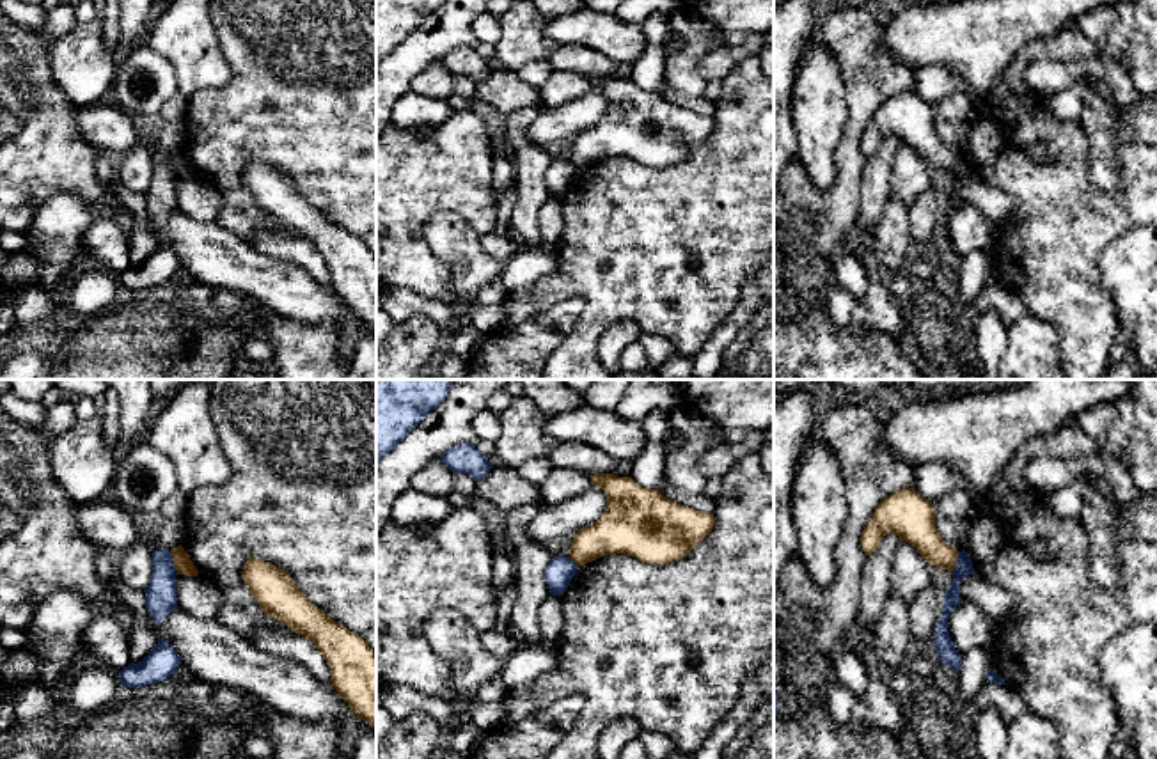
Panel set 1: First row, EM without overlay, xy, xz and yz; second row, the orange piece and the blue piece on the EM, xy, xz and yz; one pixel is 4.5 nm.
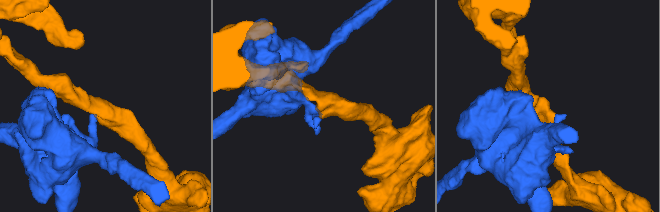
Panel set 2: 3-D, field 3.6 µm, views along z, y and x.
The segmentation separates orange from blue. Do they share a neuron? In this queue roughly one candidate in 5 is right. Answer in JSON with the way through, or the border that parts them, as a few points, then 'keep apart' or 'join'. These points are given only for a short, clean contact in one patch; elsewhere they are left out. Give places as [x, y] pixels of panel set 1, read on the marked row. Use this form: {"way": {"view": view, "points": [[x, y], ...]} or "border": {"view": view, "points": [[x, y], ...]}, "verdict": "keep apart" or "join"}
{"border": {"view": "xy", "points": [[169, 550], [178, 573]]}, "verdict": "keep apart"}

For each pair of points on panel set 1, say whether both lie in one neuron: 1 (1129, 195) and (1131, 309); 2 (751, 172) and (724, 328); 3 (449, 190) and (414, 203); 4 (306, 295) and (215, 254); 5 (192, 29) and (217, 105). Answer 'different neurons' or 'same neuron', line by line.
1: different neurons
2: different neurons
3: same neuron
4: same neuron
5: different neurons

